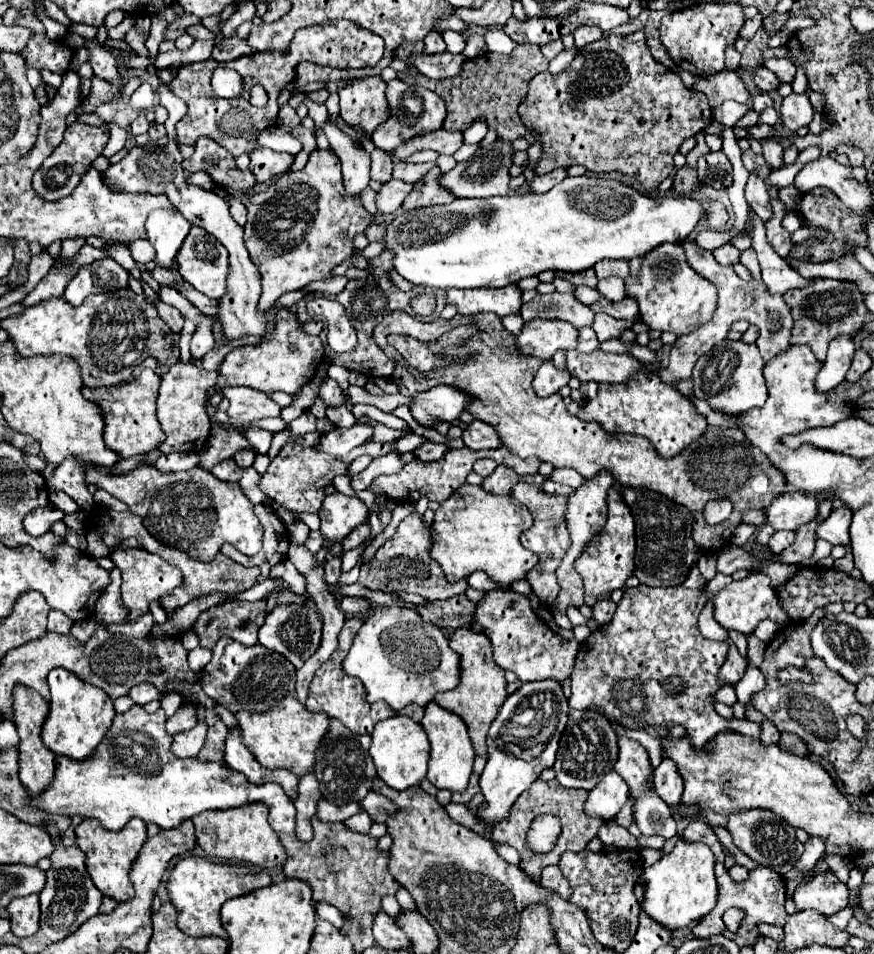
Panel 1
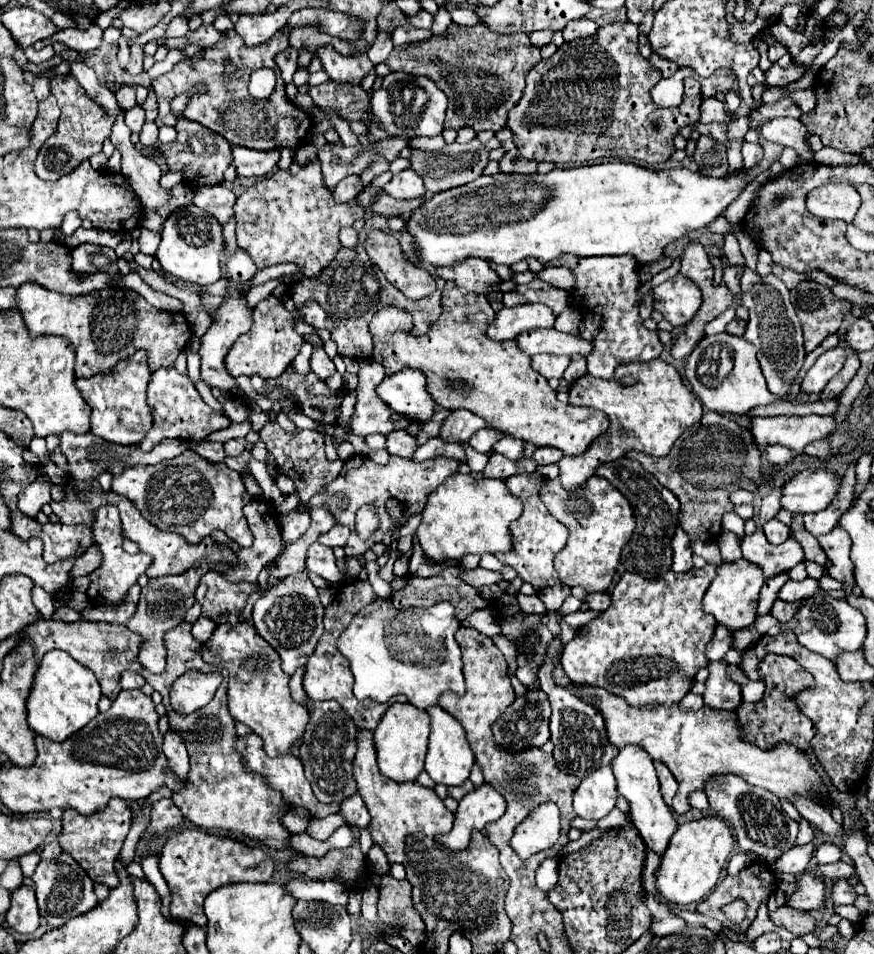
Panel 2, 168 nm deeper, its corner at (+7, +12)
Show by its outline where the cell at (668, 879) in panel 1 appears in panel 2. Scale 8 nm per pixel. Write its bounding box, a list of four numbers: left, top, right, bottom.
[657,815,735,905]

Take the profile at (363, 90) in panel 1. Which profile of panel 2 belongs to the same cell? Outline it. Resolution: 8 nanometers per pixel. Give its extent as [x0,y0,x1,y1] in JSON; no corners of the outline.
[317,45,373,83]

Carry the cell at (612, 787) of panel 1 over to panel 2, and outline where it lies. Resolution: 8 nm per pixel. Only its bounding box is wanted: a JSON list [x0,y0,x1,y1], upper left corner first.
[573,767,617,821]

